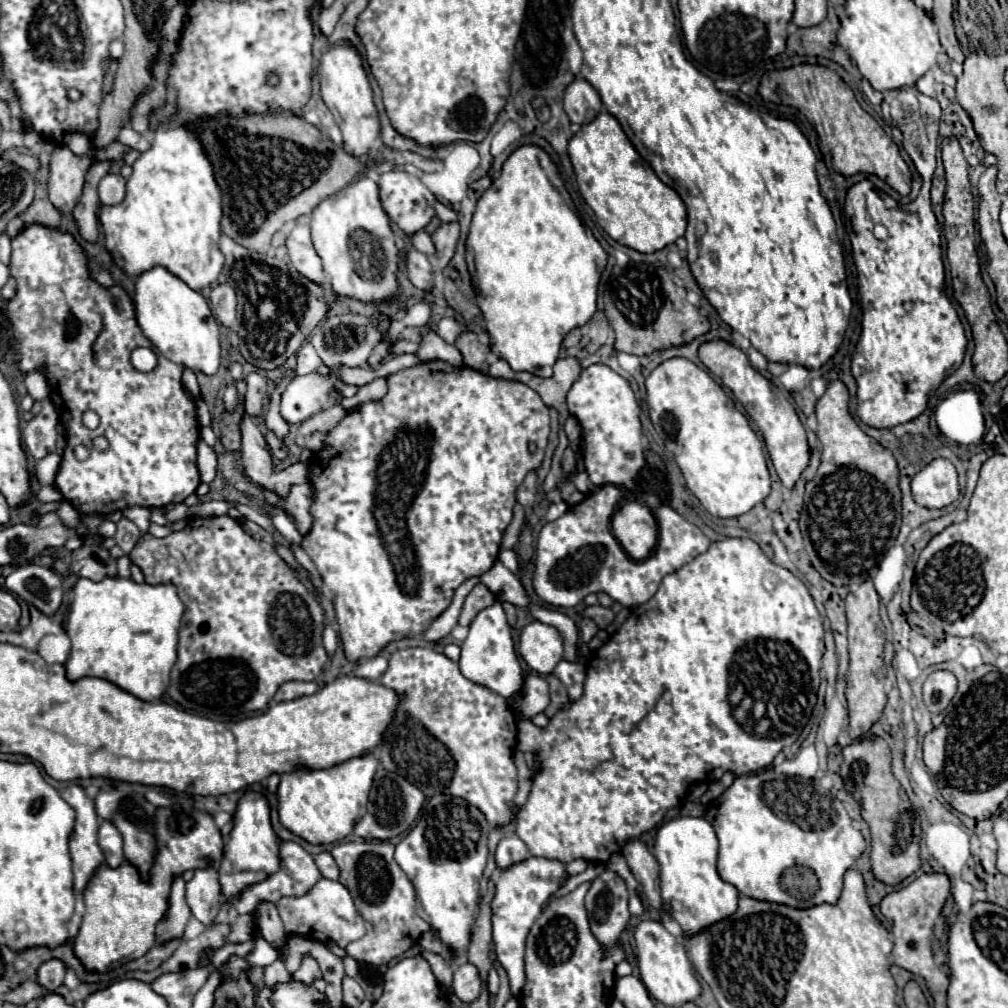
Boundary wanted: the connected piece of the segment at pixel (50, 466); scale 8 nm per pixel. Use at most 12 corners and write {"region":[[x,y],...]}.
{"region":[[47,454],[37,462],[37,480],[51,484],[55,480],[61,456]]}

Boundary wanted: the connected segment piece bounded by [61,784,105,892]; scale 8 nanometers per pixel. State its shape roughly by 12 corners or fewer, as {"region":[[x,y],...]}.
{"region":[[75,784],[61,798],[77,812],[69,838],[73,890],[83,892],[105,864],[97,844],[99,816]]}

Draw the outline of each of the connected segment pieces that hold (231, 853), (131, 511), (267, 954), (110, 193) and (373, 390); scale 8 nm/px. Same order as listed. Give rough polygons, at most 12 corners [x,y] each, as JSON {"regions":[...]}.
{"regions":[[[245,792],[219,862],[235,900],[279,870],[265,796]],[[127,507],[123,515],[137,524],[141,536],[148,532],[149,508]],[[261,936],[257,948],[245,956],[249,966],[269,966],[277,960],[277,950]],[[107,174],[99,182],[101,204],[125,198],[125,178]],[[383,378],[361,386],[353,398],[343,398],[345,410],[377,402],[387,394]]]}

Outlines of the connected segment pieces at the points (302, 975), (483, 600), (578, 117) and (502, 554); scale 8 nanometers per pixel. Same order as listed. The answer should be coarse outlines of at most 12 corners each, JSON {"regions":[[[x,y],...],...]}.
{"regions":[[[303,958],[291,976],[295,982],[313,984],[321,974],[313,958]],[[477,584],[467,596],[467,610],[459,624],[469,626],[473,618],[495,602],[493,594]],[[583,78],[567,86],[565,112],[589,124],[603,110],[597,90]],[[501,549],[499,560],[513,573],[521,572],[517,554]]]}

